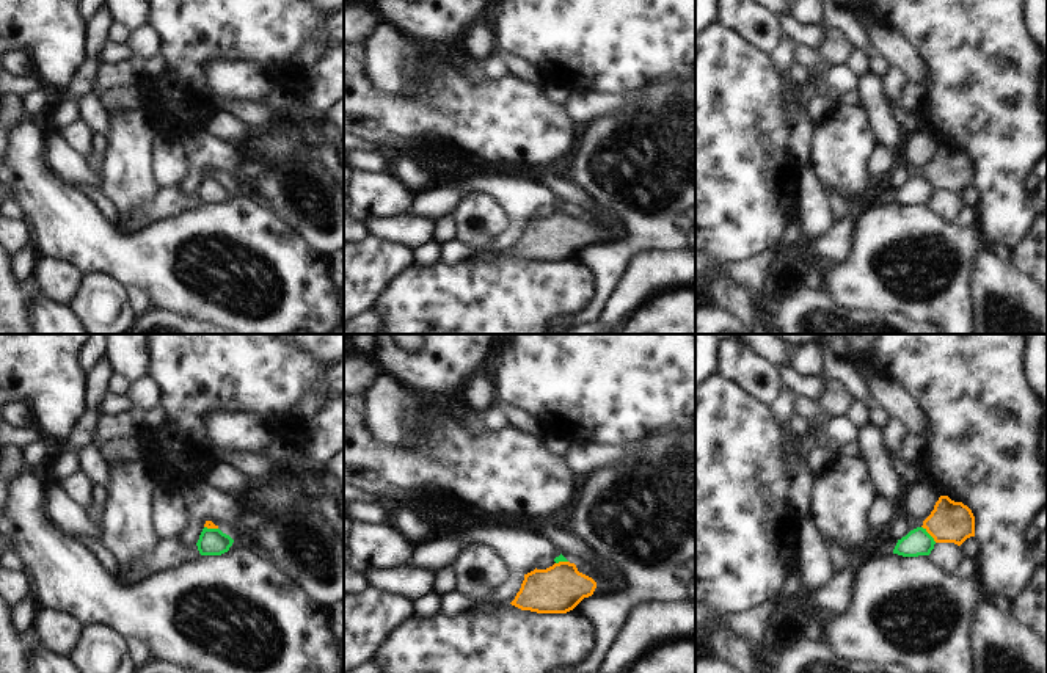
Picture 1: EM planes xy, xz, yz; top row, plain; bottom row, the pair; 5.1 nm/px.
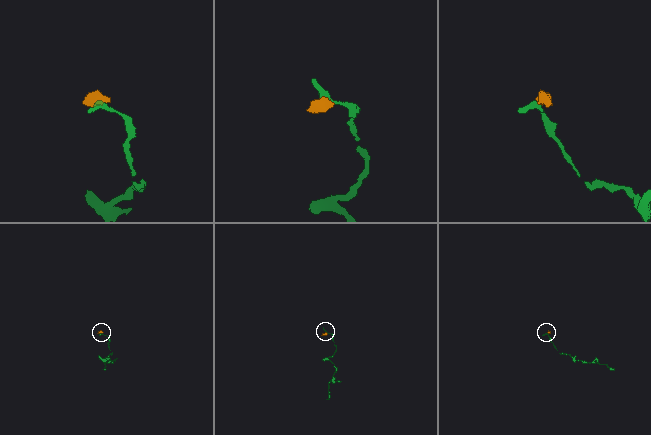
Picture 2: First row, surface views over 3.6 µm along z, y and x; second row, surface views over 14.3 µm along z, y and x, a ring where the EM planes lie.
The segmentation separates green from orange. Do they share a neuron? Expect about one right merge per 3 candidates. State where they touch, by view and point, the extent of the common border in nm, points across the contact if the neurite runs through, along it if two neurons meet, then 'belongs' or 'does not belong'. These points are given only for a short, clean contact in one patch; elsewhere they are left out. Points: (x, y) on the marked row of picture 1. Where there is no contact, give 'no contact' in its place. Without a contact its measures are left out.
meets green in yz at (928, 534); contact 120 nm long; border along yz (922, 526), (936, 542); does not belong

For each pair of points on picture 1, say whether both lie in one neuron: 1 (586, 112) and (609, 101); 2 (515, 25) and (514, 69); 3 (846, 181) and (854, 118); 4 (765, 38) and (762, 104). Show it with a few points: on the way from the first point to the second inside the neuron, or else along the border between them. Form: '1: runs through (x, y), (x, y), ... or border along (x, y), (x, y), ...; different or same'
1: runs through (592, 105), (603, 105); same
2: border along (493, 46), (529, 61), (542, 79); different
3: runs through (846, 165), (848, 134); same
4: border along (733, 32), (769, 57); different

